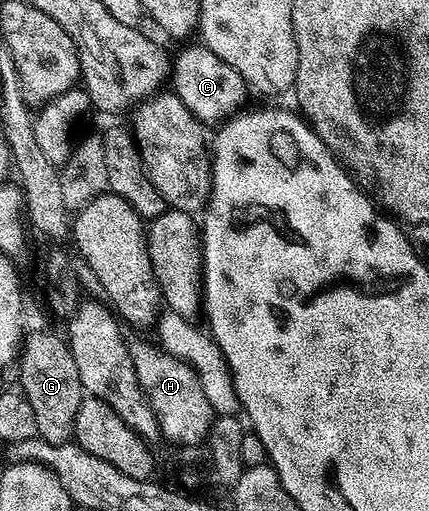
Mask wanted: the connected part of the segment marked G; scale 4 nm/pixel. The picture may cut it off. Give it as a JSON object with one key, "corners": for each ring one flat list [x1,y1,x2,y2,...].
{"corners":[[39,329,24,336,17,358,19,369,18,388,29,399,33,415,37,415,37,436,54,445,72,440,75,436,77,411,85,396,81,375,77,375,77,363,73,363,71,347,62,336]]}

